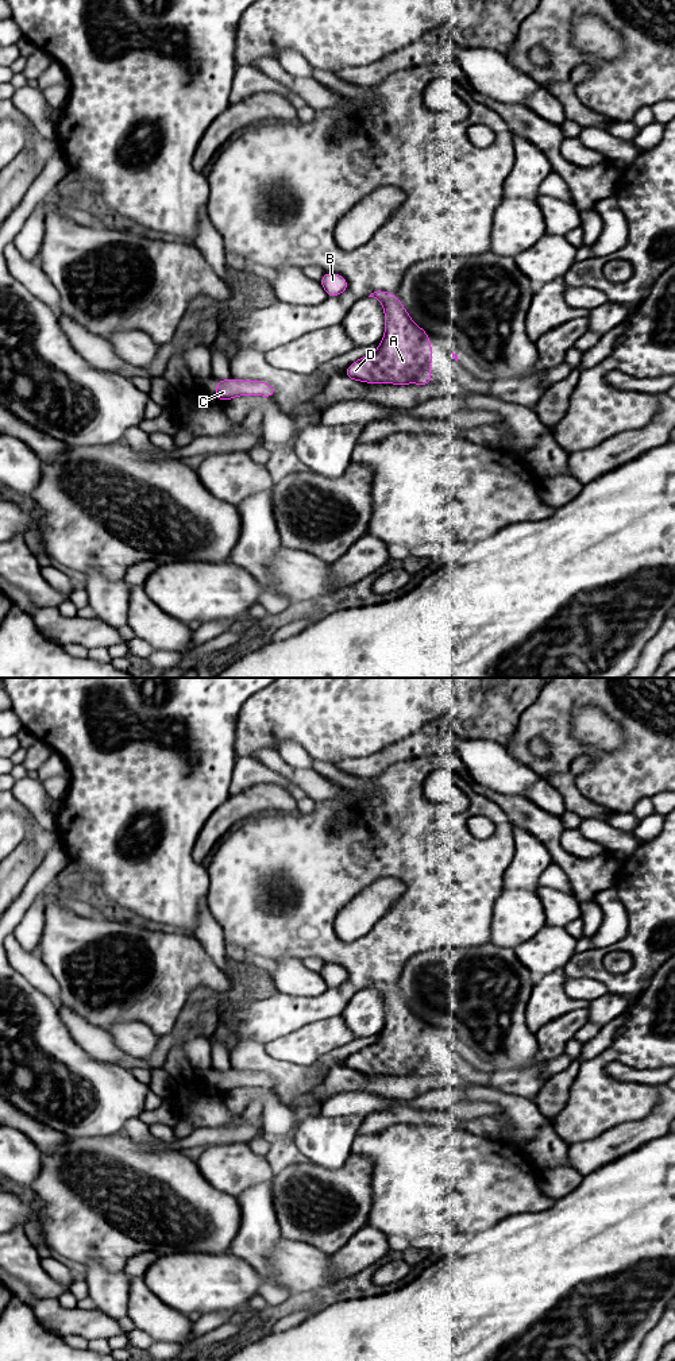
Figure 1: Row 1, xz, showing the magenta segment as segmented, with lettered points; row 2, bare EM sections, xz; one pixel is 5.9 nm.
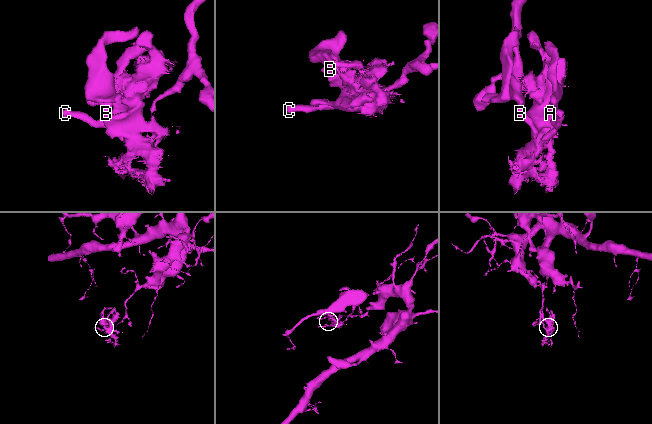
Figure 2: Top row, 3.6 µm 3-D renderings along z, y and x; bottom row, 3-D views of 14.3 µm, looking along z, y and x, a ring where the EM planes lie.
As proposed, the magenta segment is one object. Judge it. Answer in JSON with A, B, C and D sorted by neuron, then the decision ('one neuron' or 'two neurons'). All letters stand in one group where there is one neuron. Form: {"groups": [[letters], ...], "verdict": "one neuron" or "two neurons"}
{"groups": [["A", "B", "D"], ["C"]], "verdict": "two neurons"}

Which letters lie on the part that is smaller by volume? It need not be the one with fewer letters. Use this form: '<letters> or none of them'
A, B, D

